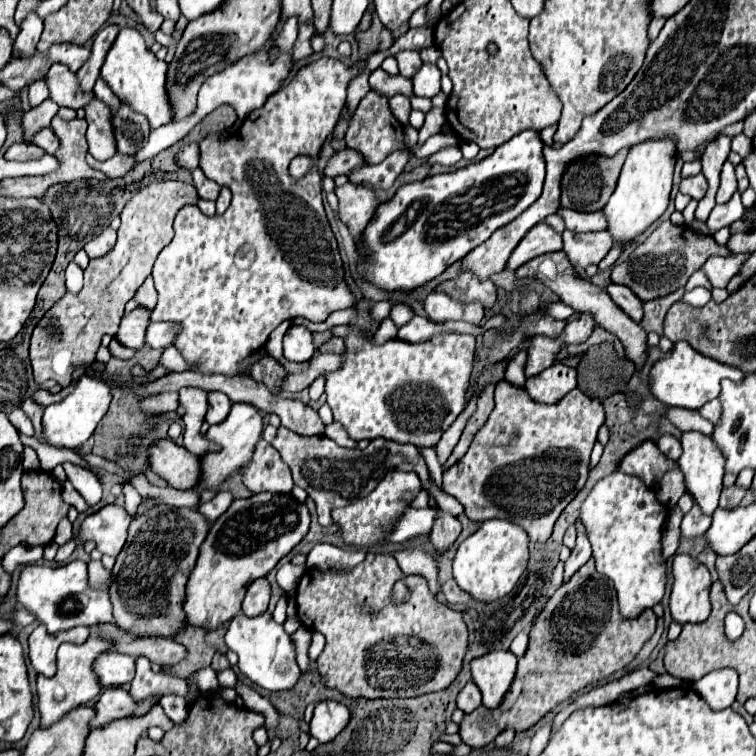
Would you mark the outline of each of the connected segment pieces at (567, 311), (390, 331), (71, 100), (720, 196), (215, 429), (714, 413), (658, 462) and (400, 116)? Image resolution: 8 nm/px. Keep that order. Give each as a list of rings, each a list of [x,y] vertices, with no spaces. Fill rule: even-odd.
[[[563,302],[552,303],[544,311],[546,315],[558,320],[566,320],[574,312],[571,307],[565,305]]]
[[[383,320],[373,334],[373,344],[385,344],[391,338],[397,338],[397,326],[391,324],[391,320]]]
[[[53,64],[53,68],[49,68],[45,76],[45,82],[49,86],[49,98],[55,100],[59,106],[69,106],[73,110],[79,110],[93,98],[93,92],[89,94],[79,92],[77,78],[73,72],[69,72],[65,64]]]
[[[727,160],[727,162],[723,164],[723,170],[721,170],[721,184],[719,184],[719,190],[717,190],[717,204],[727,202],[735,192],[737,192],[735,166]]]
[[[233,404],[229,416],[221,424],[211,426],[205,434],[205,438],[219,444],[221,450],[219,452],[205,452],[205,456],[199,456],[201,480],[197,482],[197,488],[193,488],[193,492],[199,494],[207,488],[217,488],[229,474],[243,468],[251,460],[253,448],[255,448],[257,440],[261,438],[261,432],[263,432],[263,418],[261,418],[259,410],[255,406],[249,406],[249,404]]]
[[[714,399],[704,404],[698,411],[701,416],[711,421],[714,425],[719,423],[722,408],[718,399]]]
[[[647,440],[645,444],[639,444],[637,448],[633,448],[629,456],[623,456],[617,470],[623,470],[627,474],[637,474],[643,478],[645,484],[655,488],[661,482],[663,474],[675,466],[677,466],[677,460],[669,460],[657,448],[657,442]]]
[[[395,94],[389,98],[389,106],[393,116],[401,122],[407,124],[409,122],[409,112],[411,112],[411,100],[405,94]]]

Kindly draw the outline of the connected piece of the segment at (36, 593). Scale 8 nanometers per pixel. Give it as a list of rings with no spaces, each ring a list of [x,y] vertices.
[[[81,560],[61,566],[21,566],[17,582],[17,604],[31,612],[49,632],[69,630],[73,626],[93,626],[111,622],[111,602],[107,590],[91,590],[87,586],[87,564]]]

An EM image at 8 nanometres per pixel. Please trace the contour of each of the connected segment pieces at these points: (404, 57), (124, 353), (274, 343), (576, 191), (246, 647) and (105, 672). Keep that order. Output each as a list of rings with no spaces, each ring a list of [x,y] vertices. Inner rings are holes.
[[[403,50],[403,52],[395,54],[395,58],[399,62],[399,72],[405,78],[411,78],[413,72],[417,72],[417,68],[421,68],[421,64],[423,64],[417,50]]]
[[[113,336],[113,340],[111,340],[111,344],[109,344],[109,350],[111,350],[111,354],[117,356],[117,358],[131,358],[131,356],[133,356],[133,350],[125,348],[115,336]]]
[[[285,320],[269,336],[266,348],[269,354],[276,359],[283,355],[283,337],[290,325],[291,320]]]
[[[623,148],[611,158],[609,156],[585,156],[581,160],[573,160],[573,164],[565,168],[563,178],[561,178],[561,206],[581,210],[581,212],[601,210],[615,190],[615,184],[617,184],[617,178],[619,178],[619,172],[623,168],[627,154],[629,154],[629,148]],[[601,164],[605,164],[605,172]]]
[[[263,612],[261,616],[253,616],[253,618],[249,618],[245,614],[237,614],[235,618],[231,618],[227,634],[225,634],[225,644],[229,646],[229,650],[237,652],[239,670],[251,682],[255,682],[271,692],[293,688],[301,674],[301,670],[295,662],[295,648],[291,644],[289,634],[283,630],[281,624],[277,624],[273,620],[273,616],[269,612]]]
[[[117,650],[105,652],[105,656],[97,656],[93,672],[97,672],[101,686],[123,686],[135,676],[135,658]]]

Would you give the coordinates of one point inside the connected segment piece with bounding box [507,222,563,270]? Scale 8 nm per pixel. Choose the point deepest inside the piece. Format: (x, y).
(541, 239)

